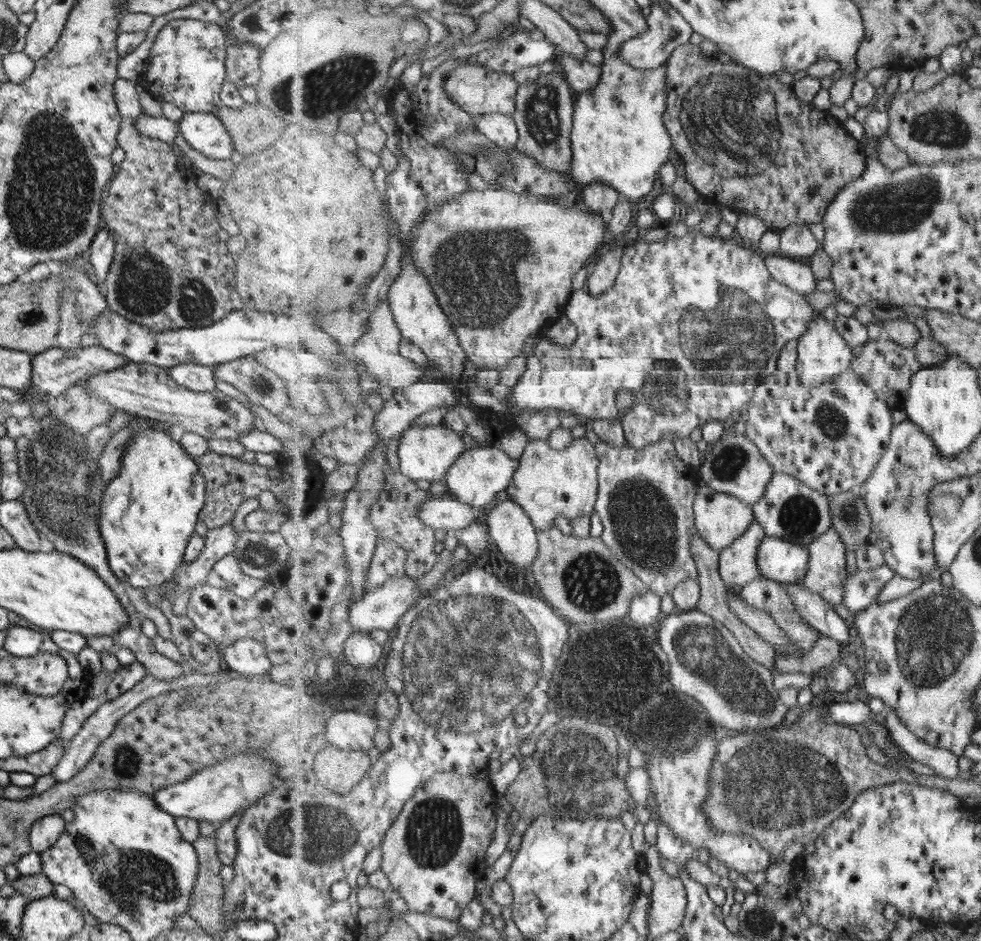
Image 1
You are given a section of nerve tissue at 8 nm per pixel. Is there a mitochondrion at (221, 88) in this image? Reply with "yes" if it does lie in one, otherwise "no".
no

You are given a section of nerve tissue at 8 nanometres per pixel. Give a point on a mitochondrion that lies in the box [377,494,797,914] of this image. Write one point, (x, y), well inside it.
(459, 626)

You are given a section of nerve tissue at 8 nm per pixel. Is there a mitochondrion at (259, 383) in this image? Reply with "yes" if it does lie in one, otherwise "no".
yes

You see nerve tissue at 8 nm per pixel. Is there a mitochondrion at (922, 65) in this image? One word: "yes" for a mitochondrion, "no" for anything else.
no

